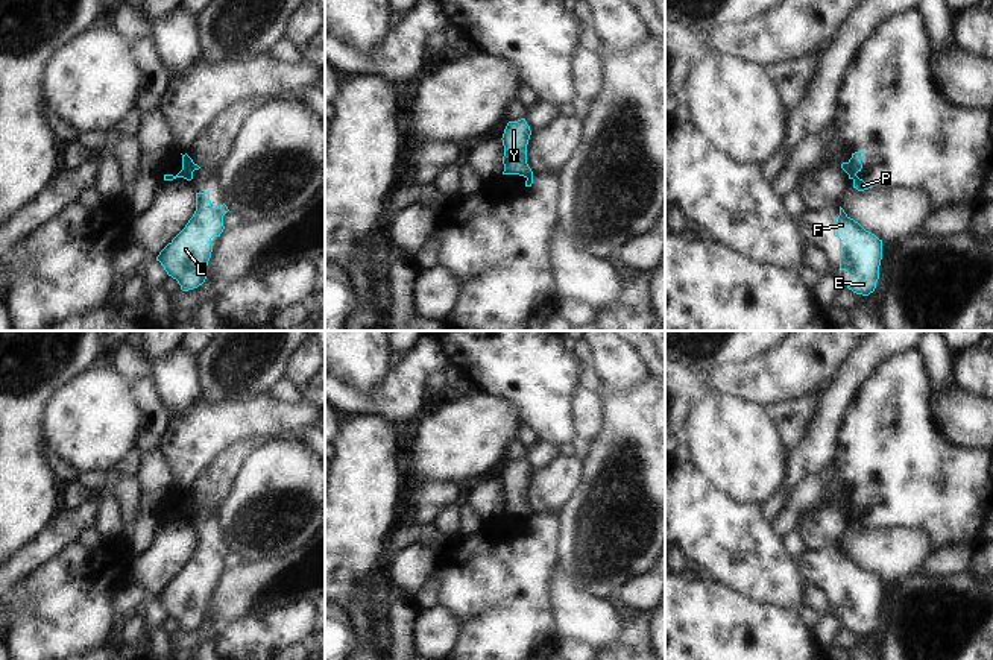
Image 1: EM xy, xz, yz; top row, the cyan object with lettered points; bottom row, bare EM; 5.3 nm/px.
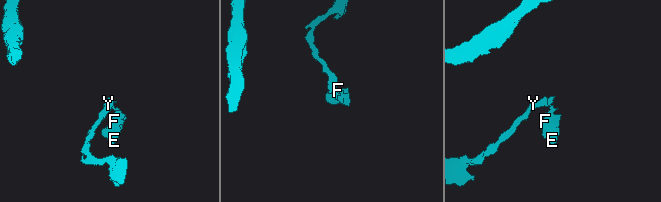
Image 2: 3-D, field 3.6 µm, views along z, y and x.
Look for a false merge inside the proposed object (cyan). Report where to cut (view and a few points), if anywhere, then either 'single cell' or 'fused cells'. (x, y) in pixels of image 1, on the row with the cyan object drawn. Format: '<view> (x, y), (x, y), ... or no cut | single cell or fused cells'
xy (189, 157), (192, 173), (187, 179) | fused cells

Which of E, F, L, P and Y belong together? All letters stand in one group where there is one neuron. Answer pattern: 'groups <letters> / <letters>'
groups E F L P / Y

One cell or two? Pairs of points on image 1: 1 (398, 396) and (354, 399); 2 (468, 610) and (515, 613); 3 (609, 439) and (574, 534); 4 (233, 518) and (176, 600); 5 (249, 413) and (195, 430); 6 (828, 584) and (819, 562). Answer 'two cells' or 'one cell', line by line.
1: one cell
2: one cell
3: one cell
4: two cells
5: one cell
6: one cell

